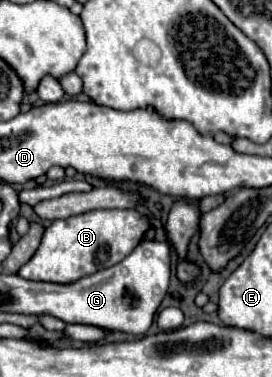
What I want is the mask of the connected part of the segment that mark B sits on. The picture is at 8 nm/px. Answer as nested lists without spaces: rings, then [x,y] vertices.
[[[97,209],[69,219],[57,219],[45,229],[37,253],[19,269],[19,275],[35,281],[73,283],[83,275],[113,267],[125,259],[141,243],[149,227],[149,217],[133,209]]]

